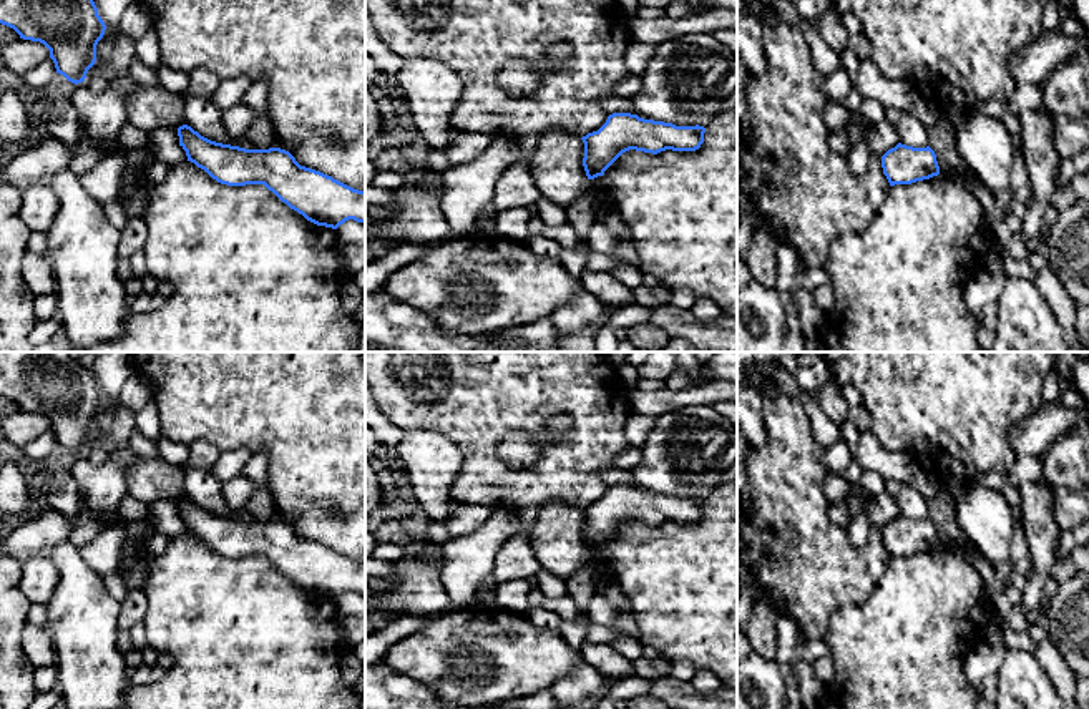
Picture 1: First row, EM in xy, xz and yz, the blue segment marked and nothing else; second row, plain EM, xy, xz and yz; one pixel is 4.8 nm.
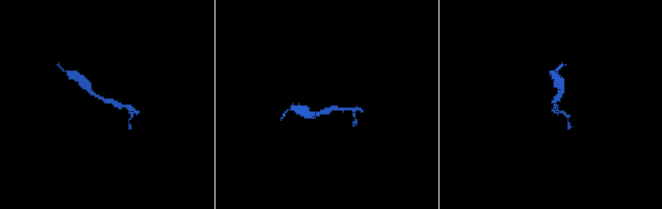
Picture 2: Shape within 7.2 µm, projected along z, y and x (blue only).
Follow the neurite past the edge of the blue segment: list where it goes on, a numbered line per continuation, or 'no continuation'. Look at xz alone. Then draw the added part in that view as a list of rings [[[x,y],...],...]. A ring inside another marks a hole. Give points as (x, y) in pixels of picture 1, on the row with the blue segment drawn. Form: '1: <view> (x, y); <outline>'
no continuation

